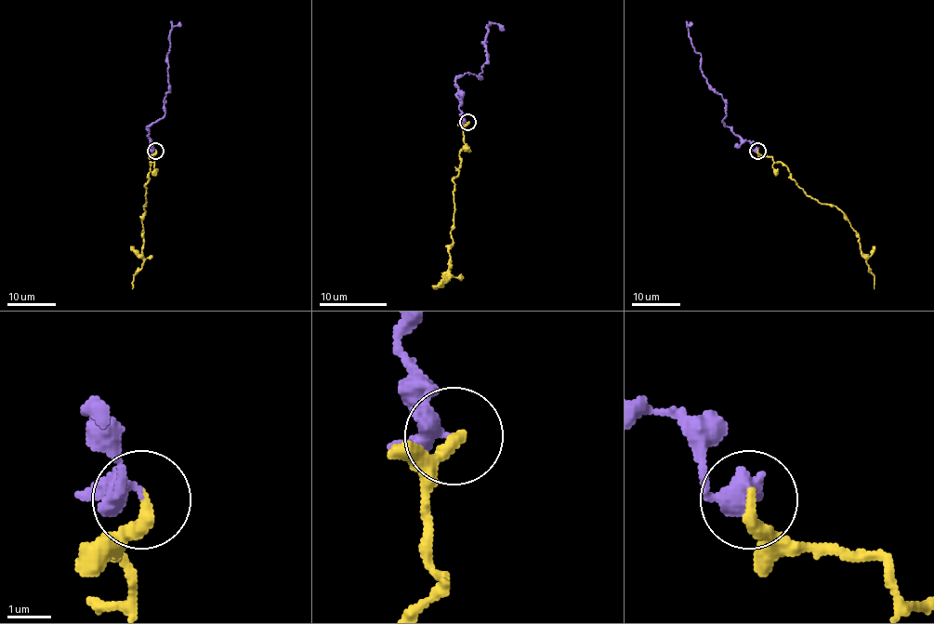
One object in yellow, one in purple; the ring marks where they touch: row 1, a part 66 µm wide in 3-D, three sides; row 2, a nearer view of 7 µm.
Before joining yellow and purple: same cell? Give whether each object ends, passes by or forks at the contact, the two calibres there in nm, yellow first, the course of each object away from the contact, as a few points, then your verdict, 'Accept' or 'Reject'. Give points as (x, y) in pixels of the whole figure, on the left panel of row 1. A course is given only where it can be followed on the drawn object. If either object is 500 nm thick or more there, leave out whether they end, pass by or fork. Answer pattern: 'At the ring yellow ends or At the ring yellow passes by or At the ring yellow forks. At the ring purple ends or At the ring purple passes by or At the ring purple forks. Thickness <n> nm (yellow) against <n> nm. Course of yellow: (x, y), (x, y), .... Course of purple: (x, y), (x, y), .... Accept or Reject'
At the ring yellow ends. At the ring purple passes by. Thickness 320 nm (yellow) against 300 nm. Course of yellow: (156, 150), (145, 186), (142, 264), (134, 276), (132, 288). Course of purple: (156, 150), (147, 127), (164, 115), (165, 93), (169, 90), (170, 30), (181, 23). Accept

